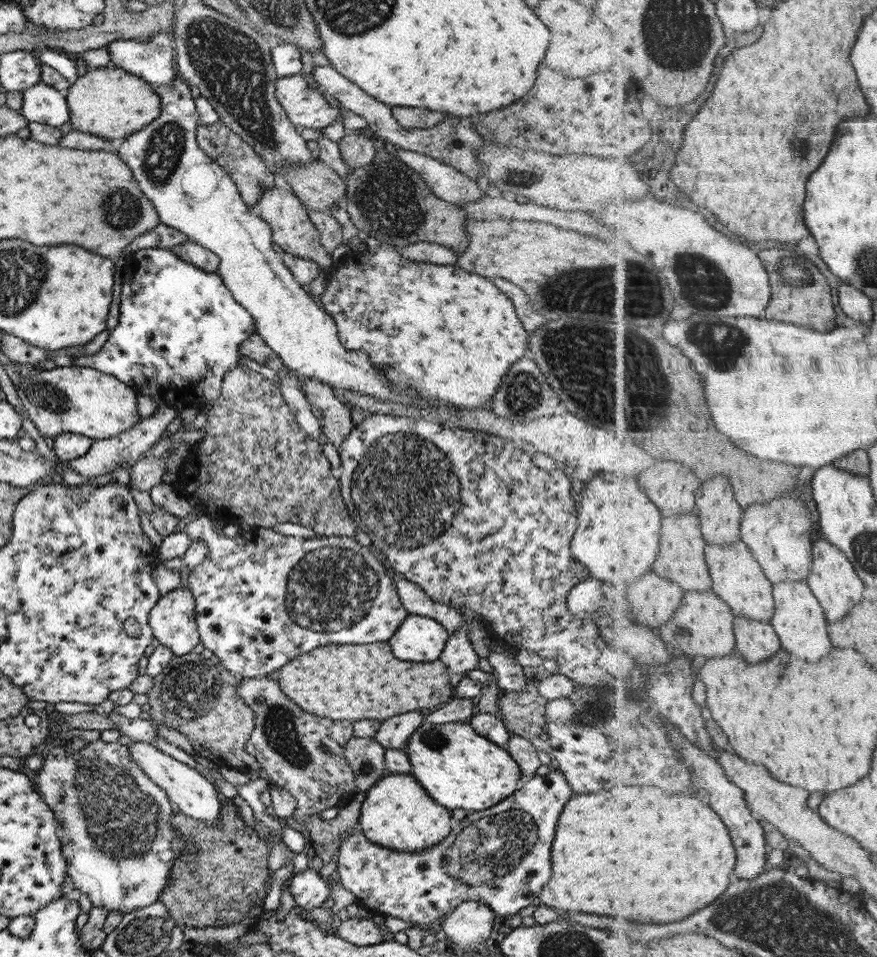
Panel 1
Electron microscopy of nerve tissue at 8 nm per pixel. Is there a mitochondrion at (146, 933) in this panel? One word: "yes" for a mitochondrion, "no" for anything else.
yes

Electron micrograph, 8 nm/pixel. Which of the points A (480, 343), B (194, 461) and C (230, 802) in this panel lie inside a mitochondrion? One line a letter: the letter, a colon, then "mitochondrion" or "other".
A: other
B: other
C: other

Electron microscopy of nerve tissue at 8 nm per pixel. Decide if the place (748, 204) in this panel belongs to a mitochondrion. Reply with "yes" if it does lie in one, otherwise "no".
no

